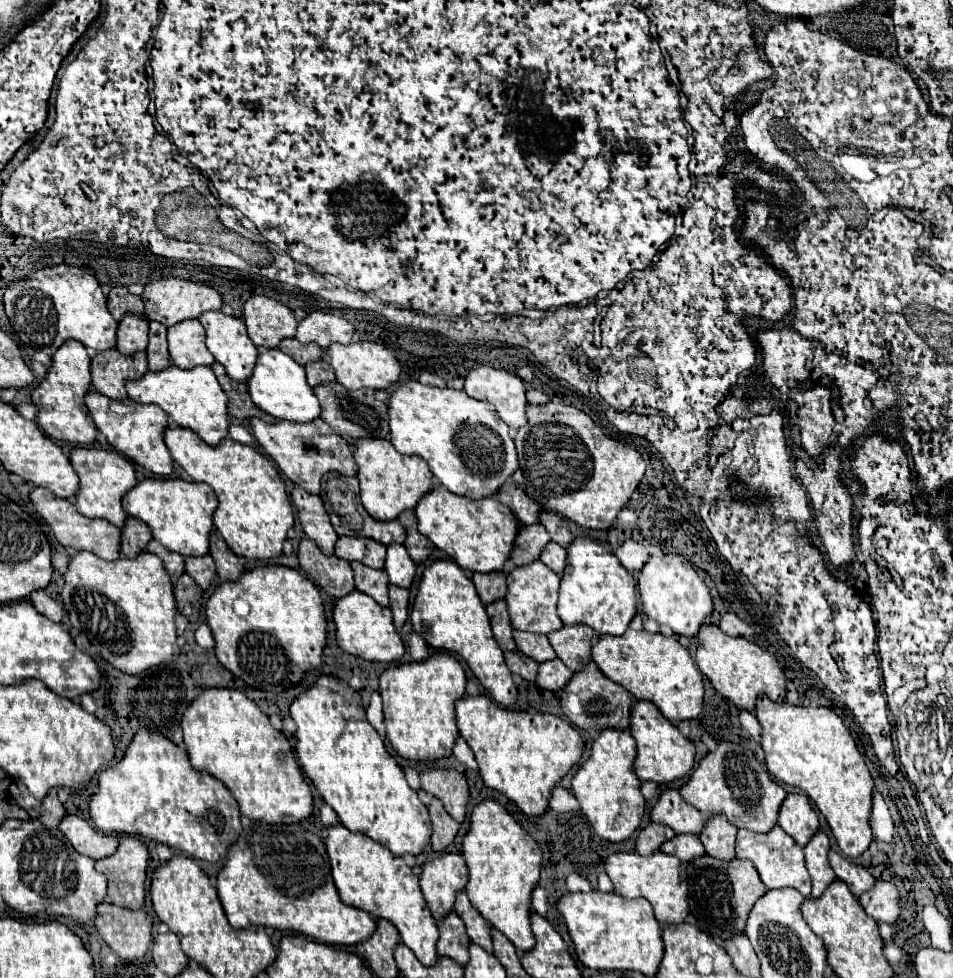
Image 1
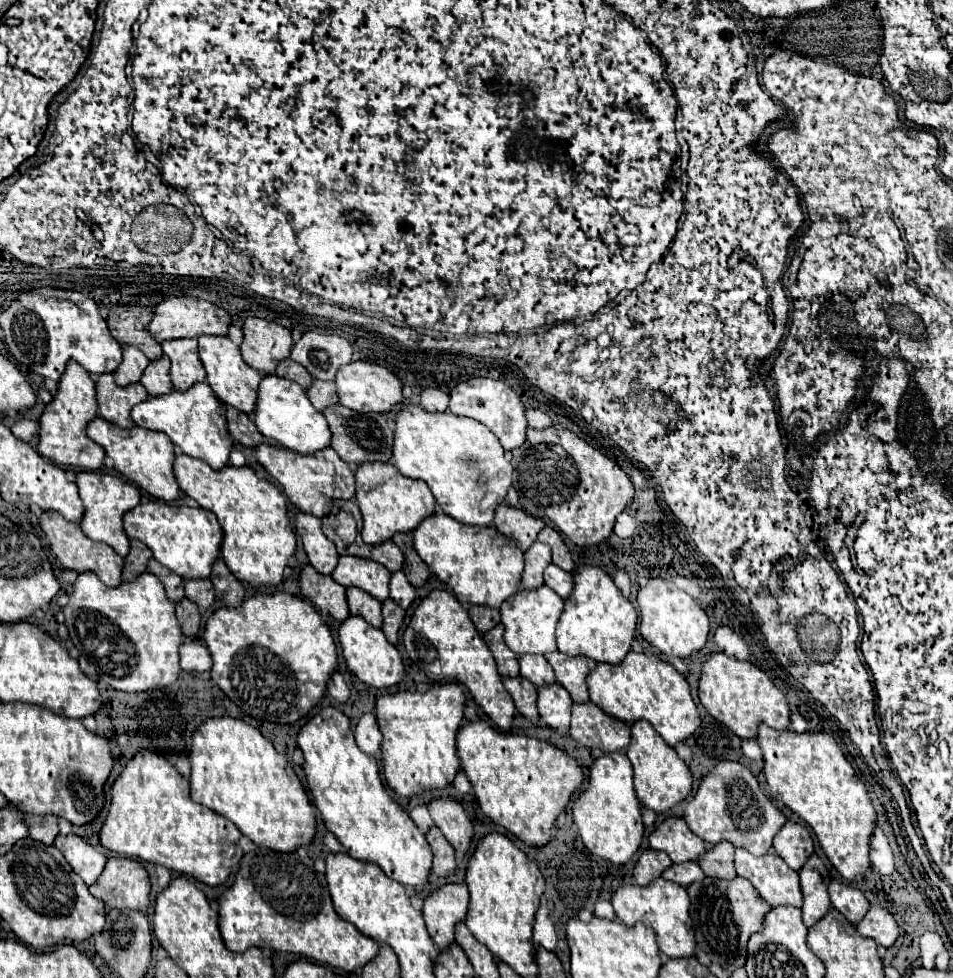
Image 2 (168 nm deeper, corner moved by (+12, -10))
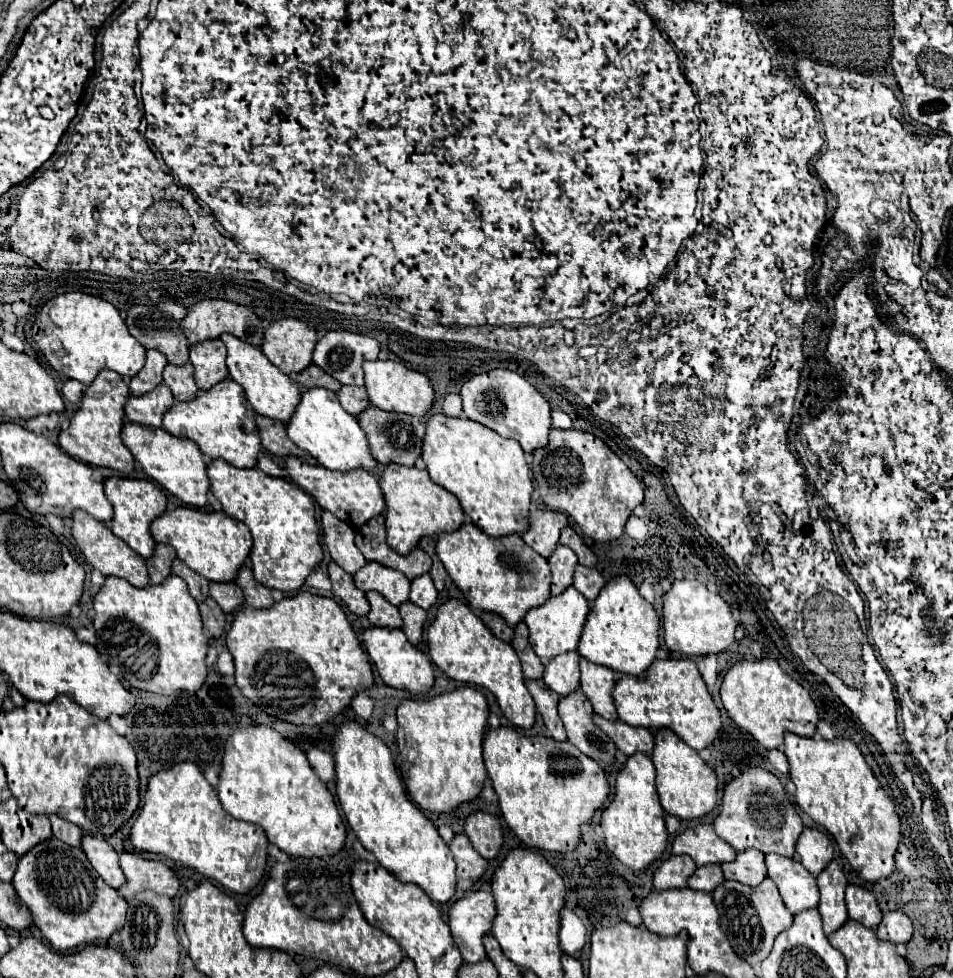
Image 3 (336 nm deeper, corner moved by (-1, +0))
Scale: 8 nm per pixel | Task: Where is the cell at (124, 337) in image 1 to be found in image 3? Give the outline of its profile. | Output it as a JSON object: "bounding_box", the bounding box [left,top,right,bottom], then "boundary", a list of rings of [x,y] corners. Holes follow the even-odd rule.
{"bounding_box":[130,349,166,395],"boundary":[[[148,349],[146,351],[146,363],[144,369],[140,373],[136,373],[136,377],[132,377],[130,381],[130,391],[134,395],[144,395],[148,391],[152,391],[158,383],[162,383],[162,369],[166,365],[166,357],[156,351],[156,349]]]}

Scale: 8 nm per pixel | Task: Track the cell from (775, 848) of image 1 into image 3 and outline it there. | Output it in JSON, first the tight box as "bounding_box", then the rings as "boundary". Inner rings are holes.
{"bounding_box":[764,853,820,913],"boundary":[[[768,853],[764,863],[768,869],[768,877],[772,877],[778,885],[790,913],[798,913],[818,905],[820,893],[816,879],[812,873],[808,873],[808,869],[804,869],[800,861]]]}

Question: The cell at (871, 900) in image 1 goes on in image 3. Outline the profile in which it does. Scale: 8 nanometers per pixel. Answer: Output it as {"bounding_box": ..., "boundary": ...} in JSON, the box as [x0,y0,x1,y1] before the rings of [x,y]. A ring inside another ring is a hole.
{"bounding_box":[876,911,912,943],"boundary":[[[890,911],[882,917],[880,925],[876,927],[876,935],[884,941],[908,943],[912,937],[912,921],[902,911]]]}

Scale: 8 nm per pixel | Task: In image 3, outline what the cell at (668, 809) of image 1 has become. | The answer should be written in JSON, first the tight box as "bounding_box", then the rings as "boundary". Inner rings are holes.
{"bounding_box":[672,823,736,865],"boundary":[[[708,823],[688,827],[686,831],[678,833],[672,841],[672,853],[686,853],[694,859],[696,865],[724,863],[734,861],[736,857],[732,845],[722,841]]]}

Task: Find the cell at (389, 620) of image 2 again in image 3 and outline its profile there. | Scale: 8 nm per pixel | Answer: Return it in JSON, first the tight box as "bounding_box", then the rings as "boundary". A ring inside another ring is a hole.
{"bounding_box":[400,601,426,645],"boundary":[[[404,601],[400,607],[400,615],[402,615],[402,629],[408,637],[408,641],[412,645],[418,645],[420,639],[422,639],[422,627],[424,627],[424,621],[426,621],[426,611],[420,609],[418,605],[412,605],[410,601]]]}

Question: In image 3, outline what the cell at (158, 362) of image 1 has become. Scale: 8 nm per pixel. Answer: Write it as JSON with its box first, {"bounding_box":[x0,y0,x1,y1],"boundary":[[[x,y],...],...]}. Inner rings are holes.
{"bounding_box":[164,363,198,401],"boundary":[[[168,363],[164,367],[164,385],[170,387],[170,391],[174,393],[174,399],[178,399],[178,401],[192,399],[198,391],[198,387],[192,379],[192,363],[186,363],[186,365]]]}

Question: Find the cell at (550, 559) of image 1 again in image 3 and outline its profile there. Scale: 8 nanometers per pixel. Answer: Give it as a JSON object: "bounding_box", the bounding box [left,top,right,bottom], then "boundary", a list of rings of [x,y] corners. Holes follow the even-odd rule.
{"bounding_box":[572,565,604,601],"boundary":[[[578,565],[576,567],[576,577],[574,577],[574,583],[572,583],[586,599],[594,601],[596,595],[600,593],[602,585],[604,585],[604,577],[592,569],[592,567],[584,567],[584,565]]]}

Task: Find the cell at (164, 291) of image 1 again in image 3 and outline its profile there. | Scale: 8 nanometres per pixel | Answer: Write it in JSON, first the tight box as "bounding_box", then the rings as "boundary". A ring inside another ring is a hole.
{"bounding_box":[182,299,262,347],"boundary":[[[202,299],[194,305],[190,305],[188,313],[182,321],[182,333],[188,337],[190,343],[200,343],[200,341],[206,341],[212,337],[220,337],[222,333],[230,333],[230,335],[234,335],[242,341],[248,341],[256,347],[260,347],[260,343],[262,343],[262,323],[254,315],[254,311],[250,311],[244,305],[224,301],[224,299]]]}

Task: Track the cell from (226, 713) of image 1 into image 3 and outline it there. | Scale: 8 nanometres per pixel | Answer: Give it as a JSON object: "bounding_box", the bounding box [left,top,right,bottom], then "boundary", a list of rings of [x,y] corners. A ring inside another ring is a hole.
{"bounding_box":[216,725,346,857],"boundary":[[[268,725],[238,727],[226,739],[216,793],[218,793],[218,799],[224,805],[224,809],[234,819],[260,825],[264,829],[268,841],[278,845],[288,855],[326,857],[326,855],[338,853],[344,847],[346,829],[342,825],[338,807],[336,807],[334,797],[328,791],[326,783],[312,771],[312,767],[300,747],[296,747],[292,741],[284,739],[278,731],[274,731]]]}

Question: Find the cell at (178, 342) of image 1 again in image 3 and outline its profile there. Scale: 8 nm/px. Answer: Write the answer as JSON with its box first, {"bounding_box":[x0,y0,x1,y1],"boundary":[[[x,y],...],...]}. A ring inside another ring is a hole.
{"bounding_box":[190,339,228,389],"boundary":[[[220,339],[190,345],[190,361],[194,365],[194,381],[198,389],[210,389],[216,381],[228,377],[224,359],[226,359],[226,347]]]}

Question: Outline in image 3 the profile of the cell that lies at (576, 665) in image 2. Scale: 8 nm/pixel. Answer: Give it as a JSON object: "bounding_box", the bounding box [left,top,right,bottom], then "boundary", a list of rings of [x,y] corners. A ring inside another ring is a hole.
{"bounding_box":[580,657,618,719],"boundary":[[[580,657],[580,689],[590,699],[594,711],[606,719],[616,719],[616,707],[610,697],[616,679],[618,673],[608,671],[602,665],[592,665]]]}

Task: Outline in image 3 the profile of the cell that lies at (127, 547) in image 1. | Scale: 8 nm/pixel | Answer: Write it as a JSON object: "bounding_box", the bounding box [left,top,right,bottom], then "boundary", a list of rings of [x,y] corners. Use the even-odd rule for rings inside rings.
{"bounding_box":[146,543,176,585],"boundary":[[[158,543],[154,547],[154,555],[146,559],[148,577],[150,577],[152,585],[158,585],[160,581],[164,581],[164,577],[170,575],[170,565],[172,565],[174,557],[176,557],[176,551],[170,545]]]}

